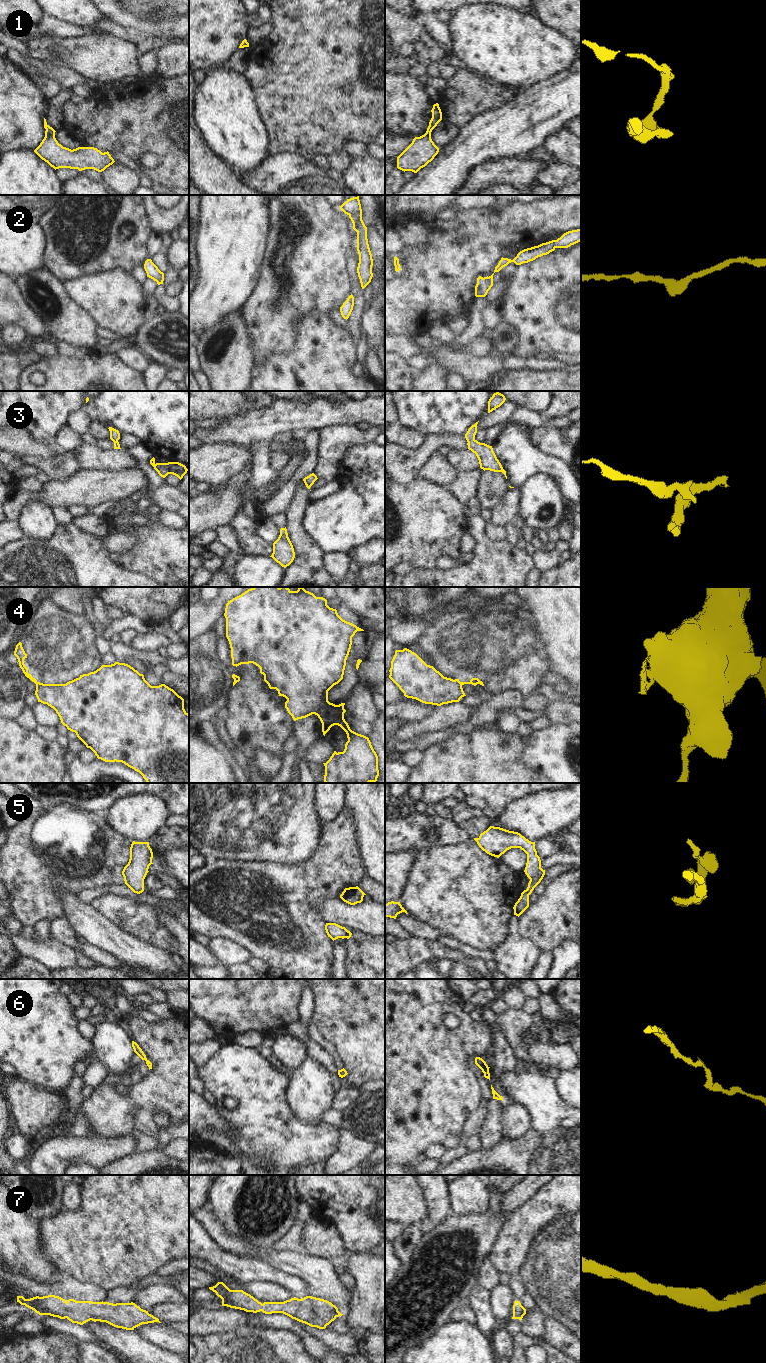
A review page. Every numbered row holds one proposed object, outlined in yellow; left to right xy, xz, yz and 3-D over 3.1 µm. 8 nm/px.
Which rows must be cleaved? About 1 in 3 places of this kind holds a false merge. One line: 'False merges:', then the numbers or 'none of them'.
False merges: 4

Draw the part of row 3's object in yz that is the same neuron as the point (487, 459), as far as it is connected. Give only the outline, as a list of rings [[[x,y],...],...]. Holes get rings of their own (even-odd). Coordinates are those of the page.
[[[478,422],[472,425],[465,434],[465,438],[468,442],[468,449],[476,454],[481,469],[484,471],[490,470],[494,472],[502,472],[507,479],[506,471],[503,469],[501,463],[497,459],[492,446],[485,443],[480,443],[475,439]]]

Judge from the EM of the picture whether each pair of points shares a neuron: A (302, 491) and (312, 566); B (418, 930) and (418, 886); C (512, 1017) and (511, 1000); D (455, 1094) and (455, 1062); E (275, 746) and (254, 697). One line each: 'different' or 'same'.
A: same
B: different
C: different
D: same
E: same

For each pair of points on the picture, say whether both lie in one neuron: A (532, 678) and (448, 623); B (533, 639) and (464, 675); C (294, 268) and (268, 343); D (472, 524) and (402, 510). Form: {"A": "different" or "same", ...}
{"A": "same", "B": "same", "C": "same", "D": "different"}

